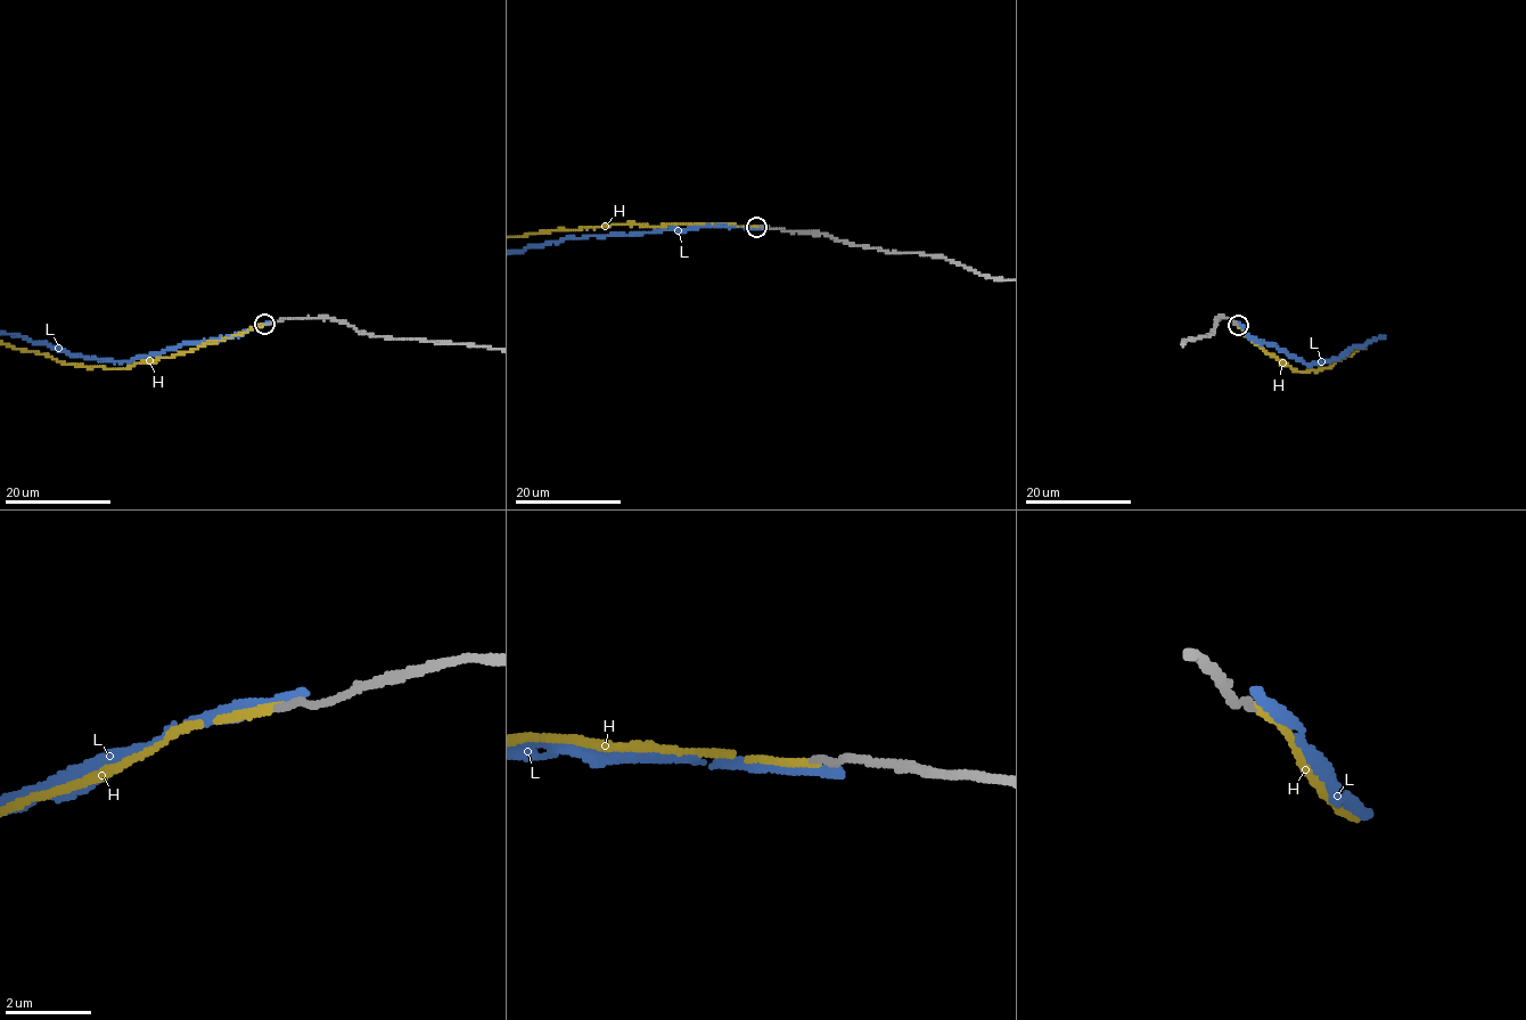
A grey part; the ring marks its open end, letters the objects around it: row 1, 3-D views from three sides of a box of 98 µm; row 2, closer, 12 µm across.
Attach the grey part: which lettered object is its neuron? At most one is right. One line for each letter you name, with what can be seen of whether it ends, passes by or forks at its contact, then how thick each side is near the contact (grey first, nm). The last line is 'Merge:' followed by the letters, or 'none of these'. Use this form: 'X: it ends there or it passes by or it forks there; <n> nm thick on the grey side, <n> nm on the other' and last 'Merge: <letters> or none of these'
H: it ends there; 170 nm thick on the grey side, 200 nm on the other
Merge: H

